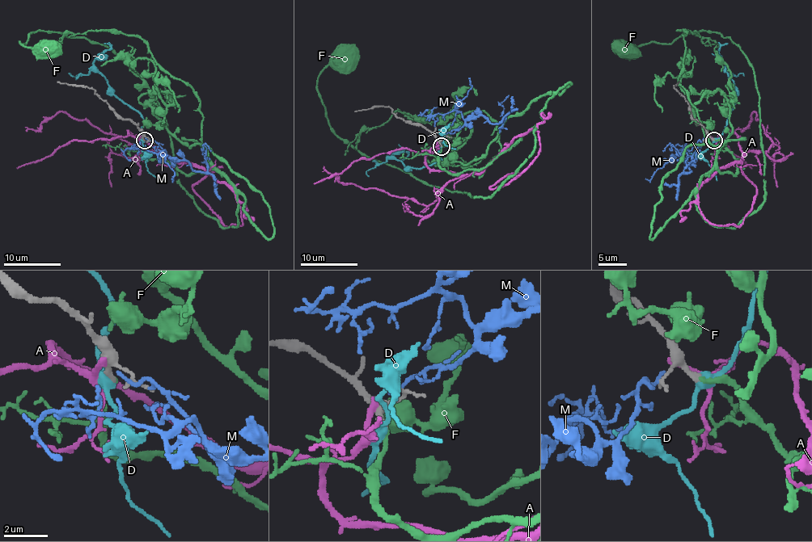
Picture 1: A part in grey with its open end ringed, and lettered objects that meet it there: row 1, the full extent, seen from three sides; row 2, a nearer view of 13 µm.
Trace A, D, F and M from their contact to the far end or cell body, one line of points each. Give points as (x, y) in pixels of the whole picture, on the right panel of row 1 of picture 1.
A: (708, 135), (732, 130), (742, 152), (698, 191), (712, 223), (739, 225), (752, 207), (756, 189), (742, 167)
D: (712, 139), (716, 139), (722, 133), (736, 102), (733, 80), (728, 74), (719, 49), (728, 44)
F: (713, 140), (737, 171), (711, 170), (696, 210), (735, 227), (763, 201), (747, 57), (702, 31), (628, 53)
M: (702, 140), (683, 160), (689, 171), (683, 170), (687, 163), (683, 157), (670, 144), (662, 150)

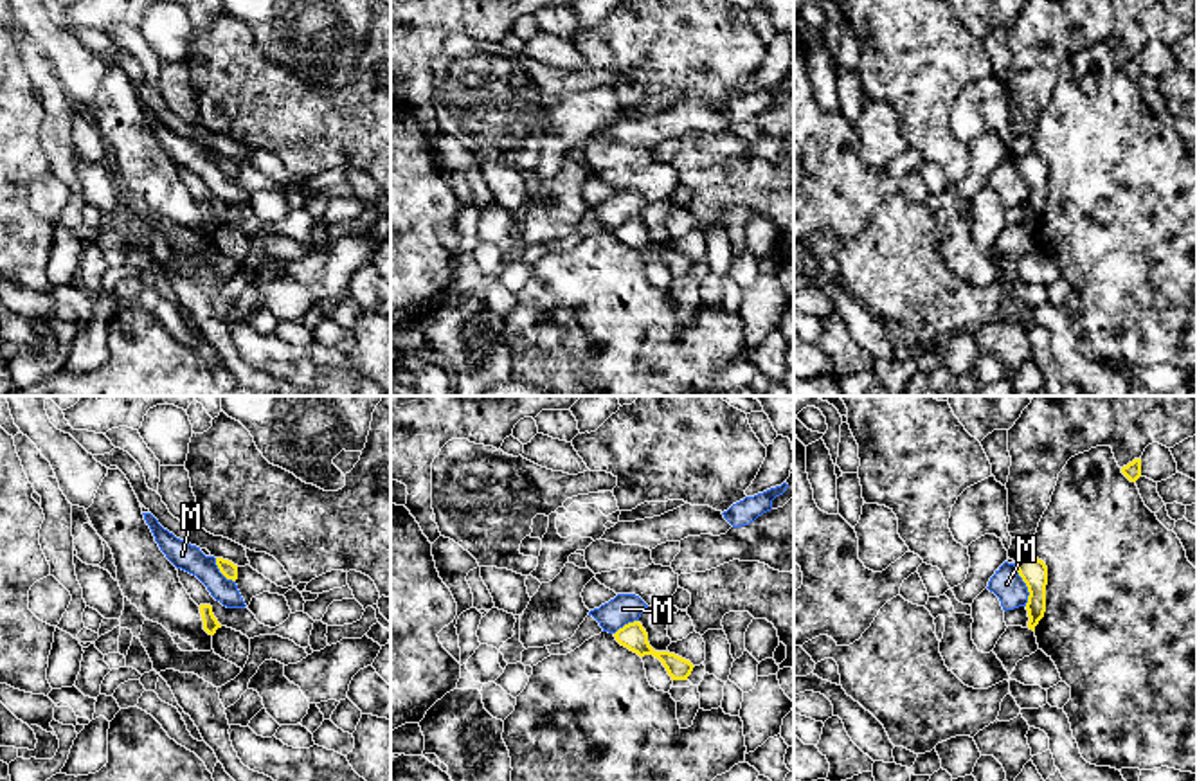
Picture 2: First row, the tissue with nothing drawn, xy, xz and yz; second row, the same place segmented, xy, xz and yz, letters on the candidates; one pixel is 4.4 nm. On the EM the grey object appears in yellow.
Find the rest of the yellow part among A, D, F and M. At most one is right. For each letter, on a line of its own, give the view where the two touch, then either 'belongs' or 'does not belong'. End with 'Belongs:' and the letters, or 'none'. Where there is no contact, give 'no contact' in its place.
A: no contact | does not belong
D: no contact | does not belong
F: no contact | belongs
M: yz | does not belong
Belongs: F

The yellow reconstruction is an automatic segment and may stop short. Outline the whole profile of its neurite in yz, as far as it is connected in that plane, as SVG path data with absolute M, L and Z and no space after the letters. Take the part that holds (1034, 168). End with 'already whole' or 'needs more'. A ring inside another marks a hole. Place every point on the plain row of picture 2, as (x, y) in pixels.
M1030 153L1015 158L1017 169L1028 184L1028 225L1035 229L1035 223L1044 214L1046 209L1046 182L1048 182L1048 164L1037 153Z; already whole

